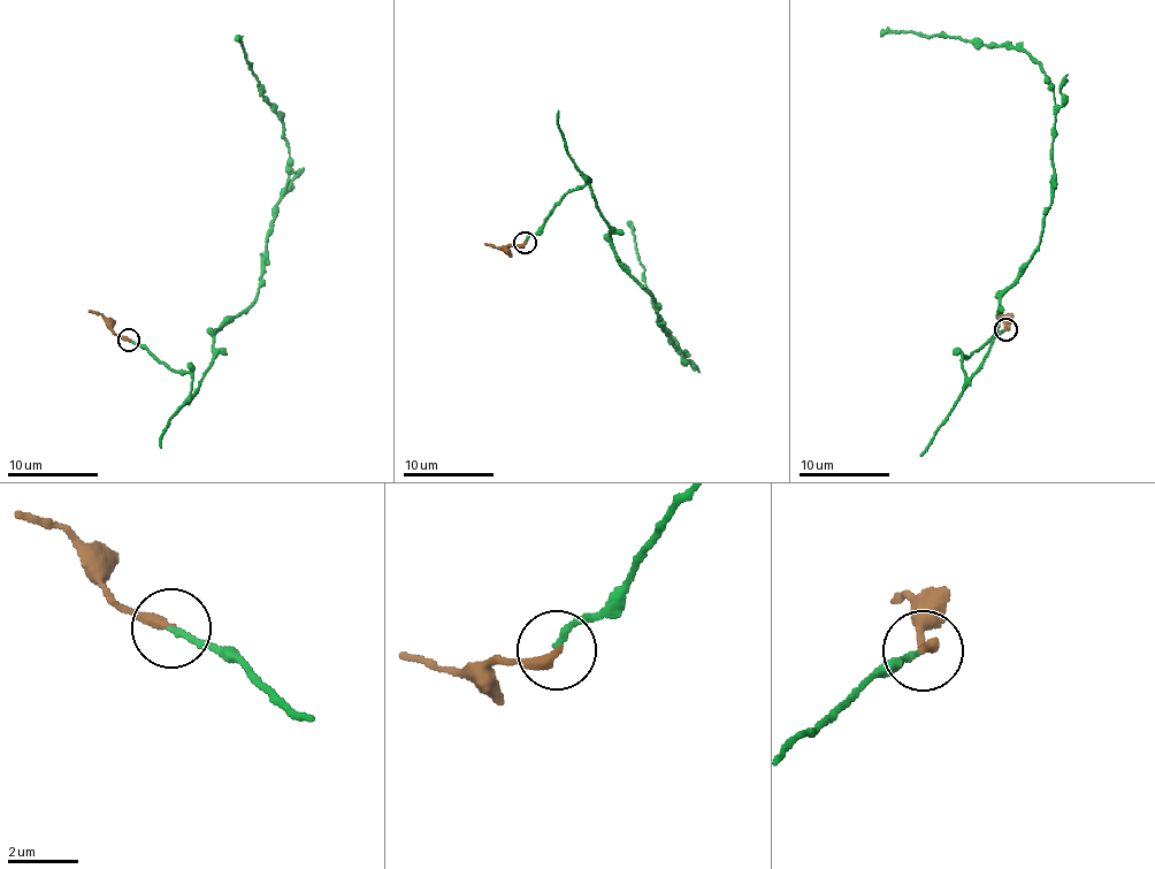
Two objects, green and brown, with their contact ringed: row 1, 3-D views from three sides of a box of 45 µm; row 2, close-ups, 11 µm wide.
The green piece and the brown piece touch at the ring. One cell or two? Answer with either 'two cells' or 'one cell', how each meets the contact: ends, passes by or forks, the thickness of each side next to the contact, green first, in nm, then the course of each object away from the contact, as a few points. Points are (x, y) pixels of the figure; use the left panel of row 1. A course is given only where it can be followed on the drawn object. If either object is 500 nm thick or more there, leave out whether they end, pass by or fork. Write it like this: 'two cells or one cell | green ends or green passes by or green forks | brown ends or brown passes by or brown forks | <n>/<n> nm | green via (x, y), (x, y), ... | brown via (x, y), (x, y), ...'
one cell | green ends | brown ends | 170/300 nm | green via (128, 340), (189, 374), (191, 396), (213, 357), (213, 329), (253, 300), (288, 182), (288, 140), (235, 40) | brown via (128, 340), (121, 338), (90, 310)

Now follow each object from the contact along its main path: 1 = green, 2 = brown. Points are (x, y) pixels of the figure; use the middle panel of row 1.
1: (525, 242), (588, 180), (610, 246), (650, 296), (660, 330), (682, 358), (645, 288), (628, 220)
2: (525, 242), (502, 249), (486, 243)

